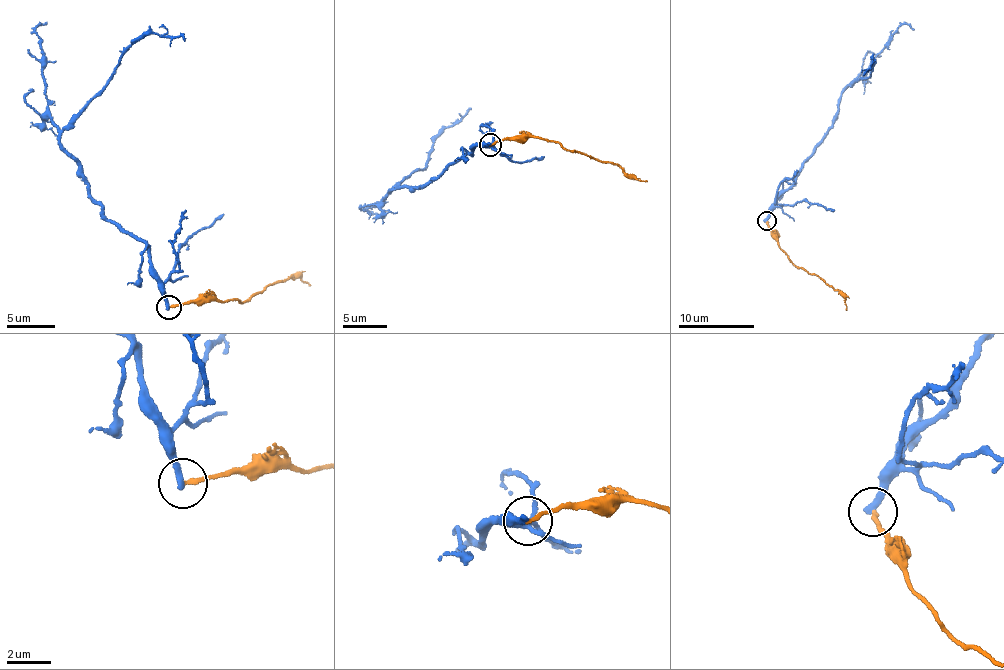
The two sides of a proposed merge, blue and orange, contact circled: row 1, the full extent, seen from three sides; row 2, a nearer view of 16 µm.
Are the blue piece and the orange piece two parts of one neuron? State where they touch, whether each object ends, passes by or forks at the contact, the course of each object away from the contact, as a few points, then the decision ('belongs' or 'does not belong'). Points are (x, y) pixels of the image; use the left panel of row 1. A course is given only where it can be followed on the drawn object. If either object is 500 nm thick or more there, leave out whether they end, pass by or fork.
(168, 307) | blue ends | orange ends | blue via (168, 308), (148, 247), (104, 216), (75, 158), (59, 140), (103, 92), (128, 45), (154, 33), (184, 41) | orange via (168, 308), (216, 297), (243, 301), (291, 276), (310, 284) | does not belong

